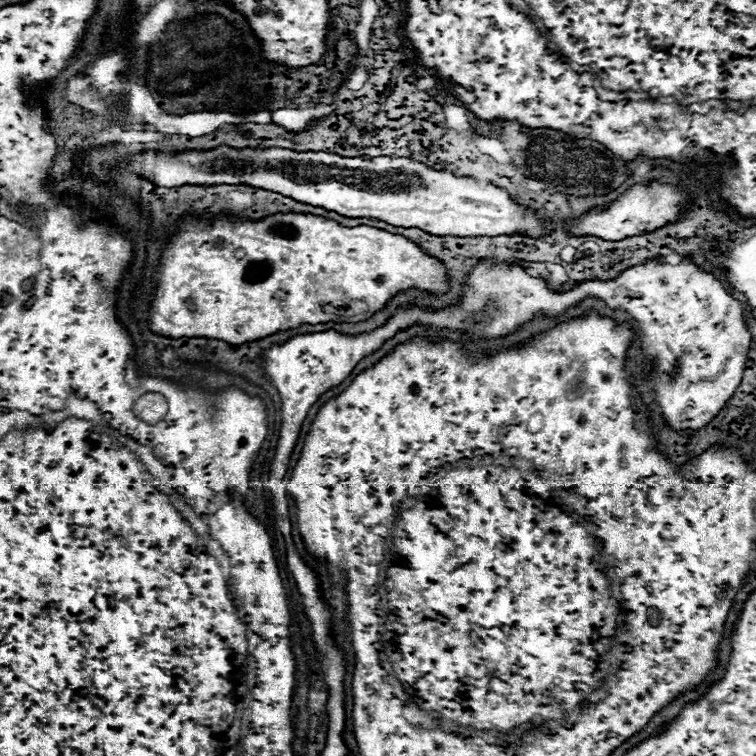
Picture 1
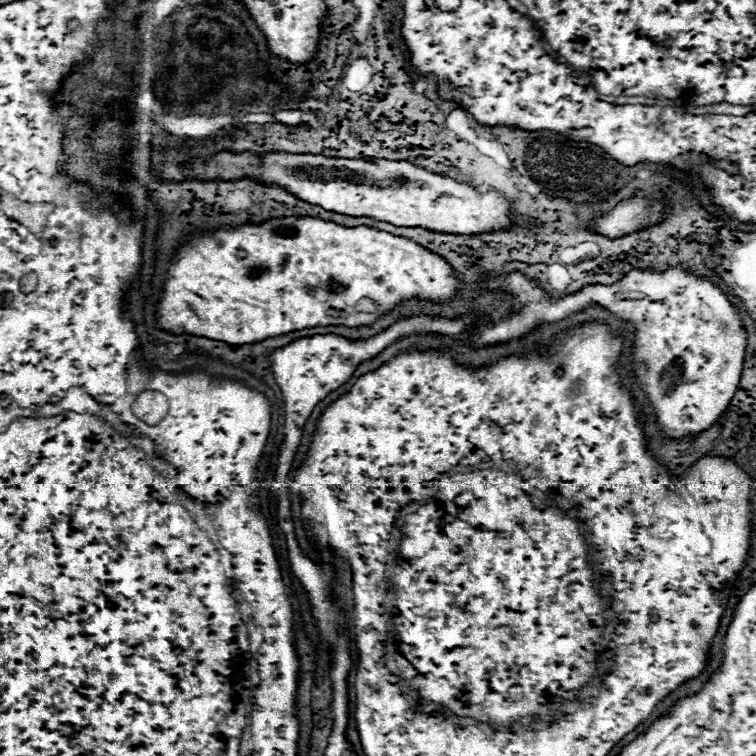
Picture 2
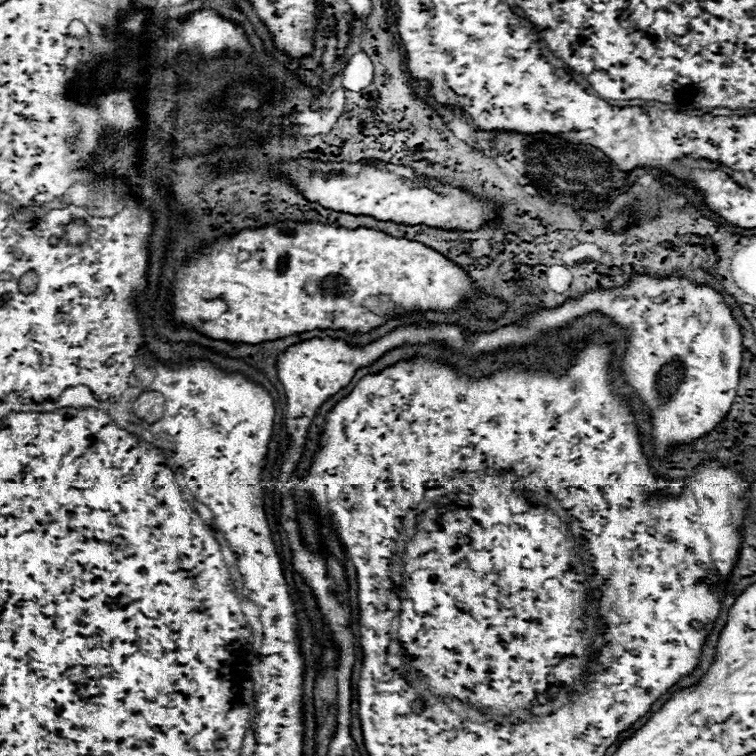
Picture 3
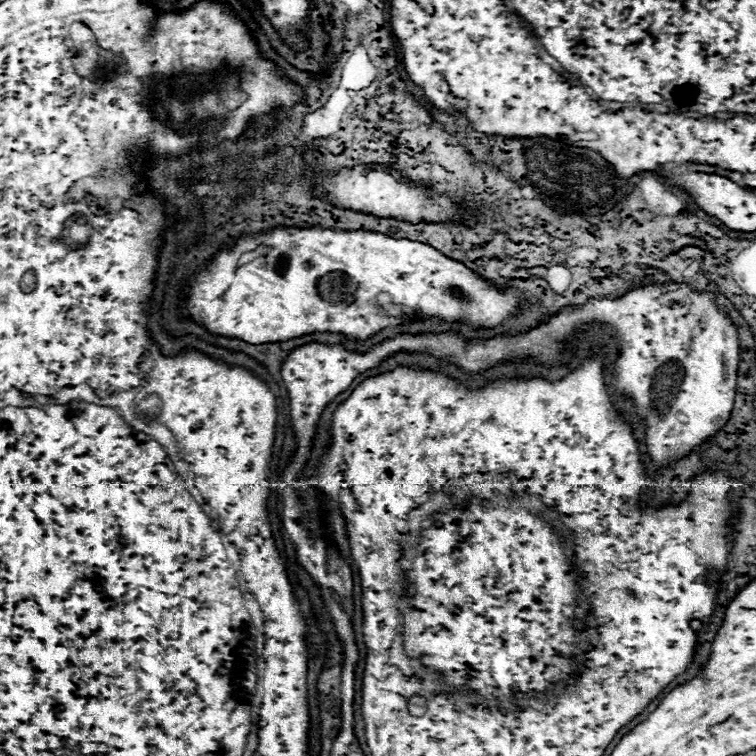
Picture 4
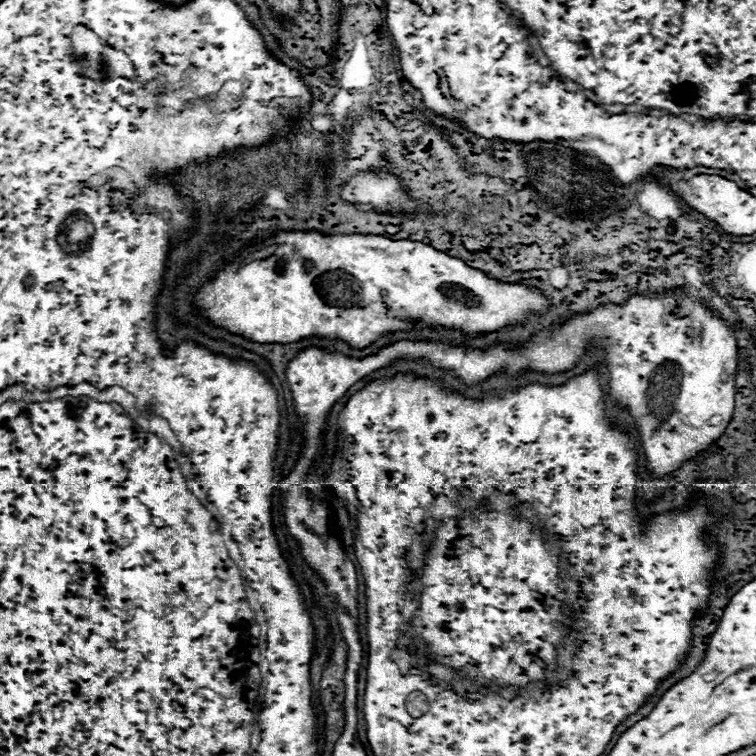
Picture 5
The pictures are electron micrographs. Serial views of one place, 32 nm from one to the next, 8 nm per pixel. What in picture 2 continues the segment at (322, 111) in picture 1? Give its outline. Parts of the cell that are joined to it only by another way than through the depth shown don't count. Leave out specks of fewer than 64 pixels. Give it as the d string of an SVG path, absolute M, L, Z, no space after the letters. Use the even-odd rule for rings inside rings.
M280 110L274 114L274 118L284 124L284 126L290 126L290 128L296 128L302 124L302 116L304 116L304 110Z

